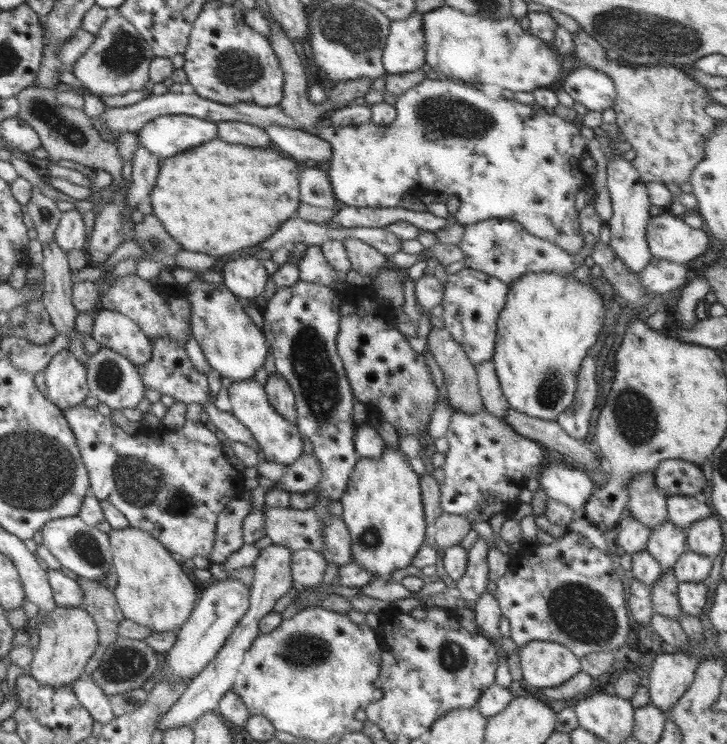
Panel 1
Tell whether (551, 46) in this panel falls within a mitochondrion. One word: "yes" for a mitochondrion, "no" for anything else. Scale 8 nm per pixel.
no

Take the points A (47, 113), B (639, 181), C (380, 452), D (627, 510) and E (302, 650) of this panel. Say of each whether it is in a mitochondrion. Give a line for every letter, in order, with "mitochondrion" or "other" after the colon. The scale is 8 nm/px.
A: mitochondrion
B: other
C: other
D: other
E: mitochondrion

